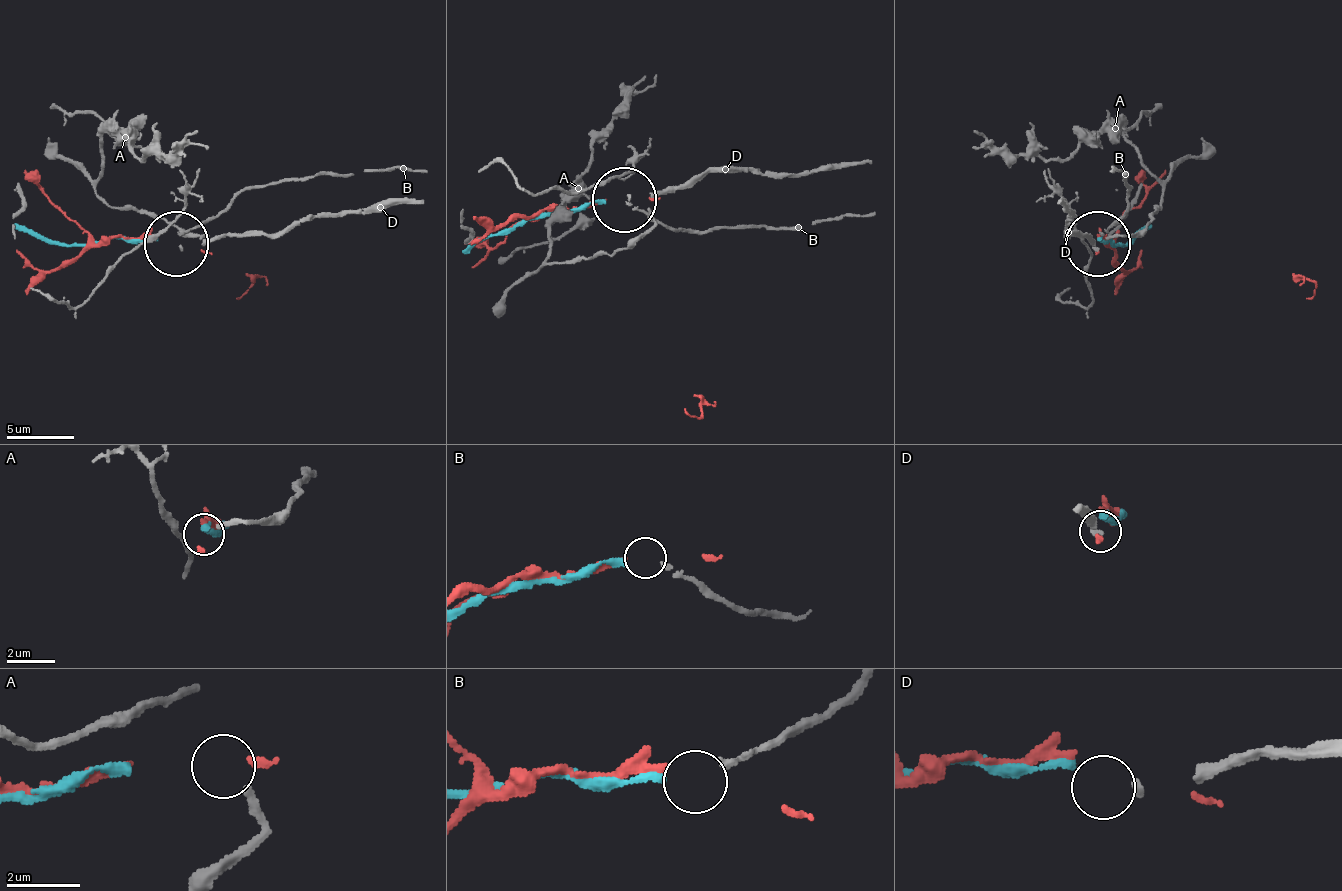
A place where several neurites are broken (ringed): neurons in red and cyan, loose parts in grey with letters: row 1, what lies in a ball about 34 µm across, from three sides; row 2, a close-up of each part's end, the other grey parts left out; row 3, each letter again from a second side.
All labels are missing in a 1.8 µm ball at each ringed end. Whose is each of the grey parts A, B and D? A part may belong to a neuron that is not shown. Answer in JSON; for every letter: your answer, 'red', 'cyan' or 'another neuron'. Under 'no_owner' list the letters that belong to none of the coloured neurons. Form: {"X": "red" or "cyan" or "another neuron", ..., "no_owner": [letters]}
{"A": "another neuron", "B": "another neuron", "D": "cyan", "no_owner": ["A", "B"]}

